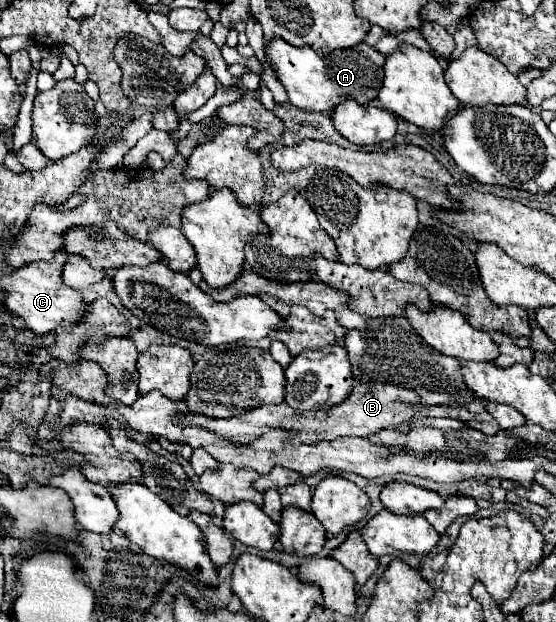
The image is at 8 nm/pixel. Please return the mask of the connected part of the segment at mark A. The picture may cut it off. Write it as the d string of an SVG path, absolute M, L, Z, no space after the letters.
M273 38L269 44L269 58L293 106L309 112L329 112L347 98L353 98L359 104L375 100L379 94L379 86L383 84L383 66L387 56L361 42L355 48L335 50L329 56L321 58L311 46L295 48L281 38Z

